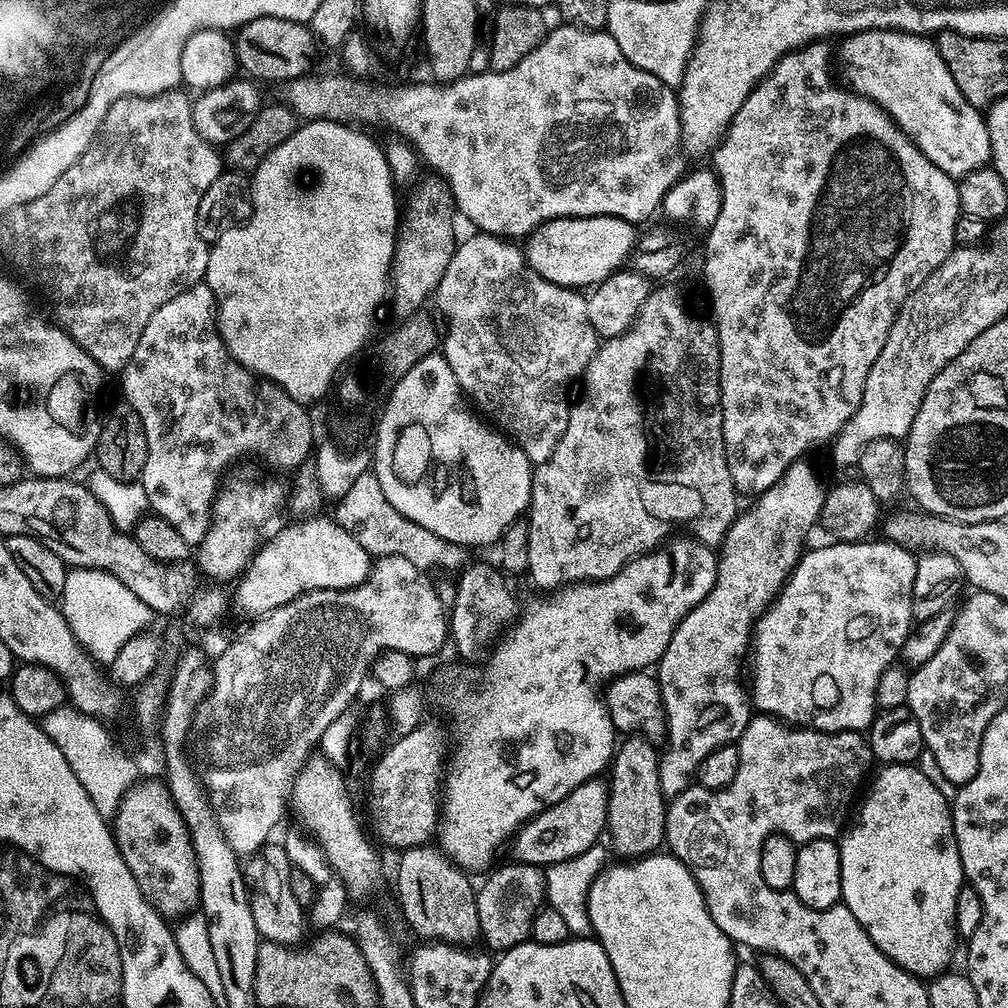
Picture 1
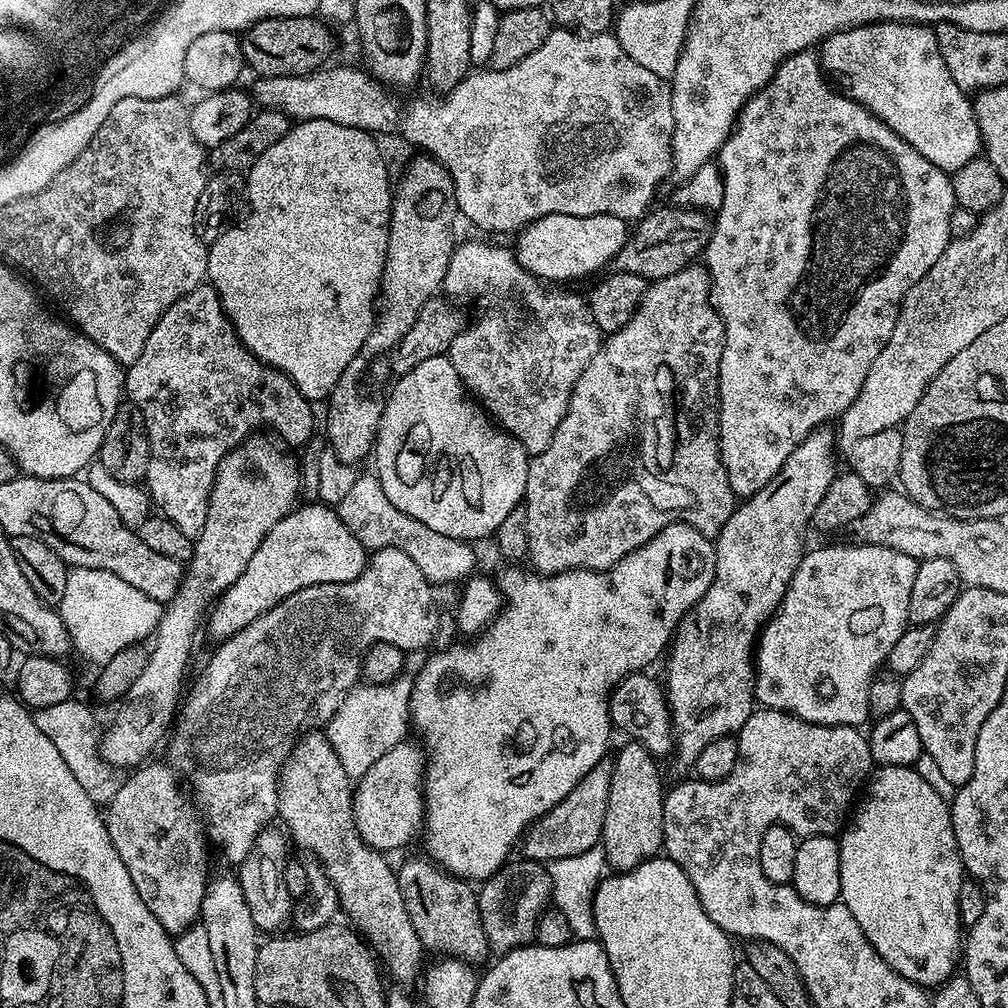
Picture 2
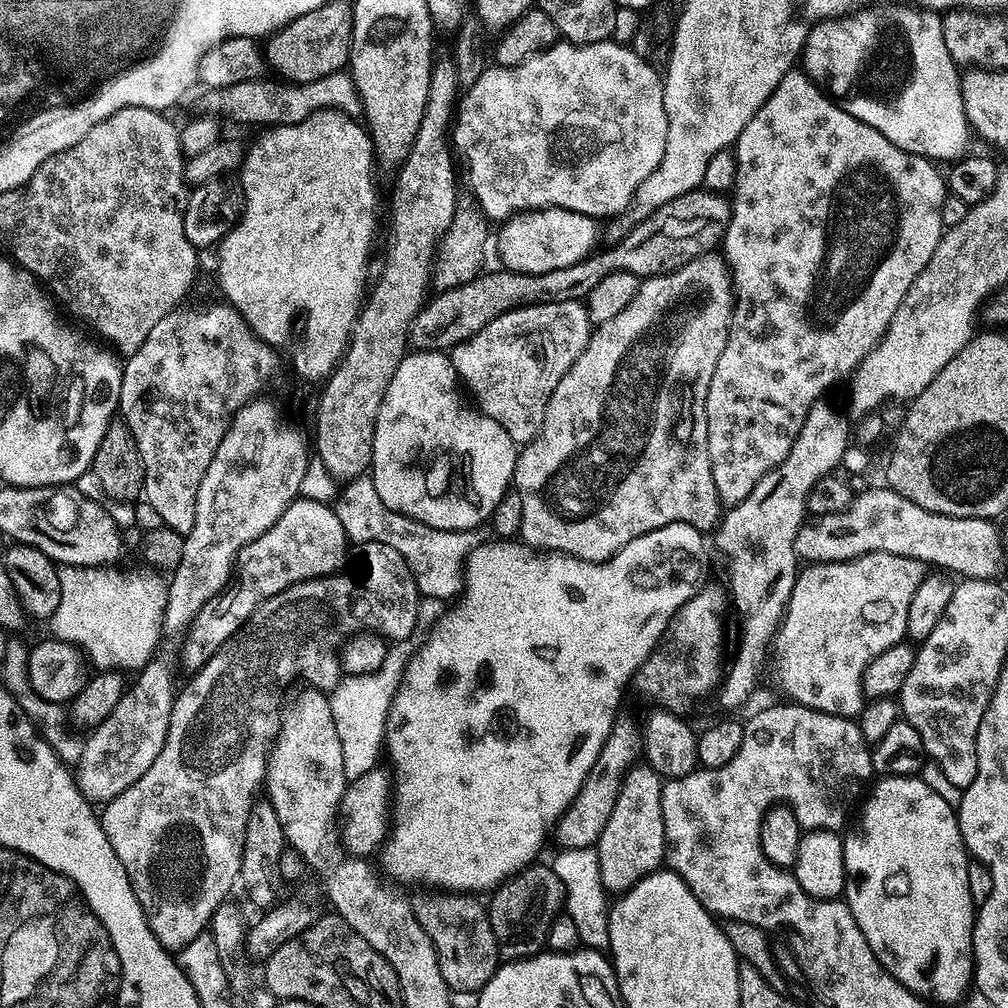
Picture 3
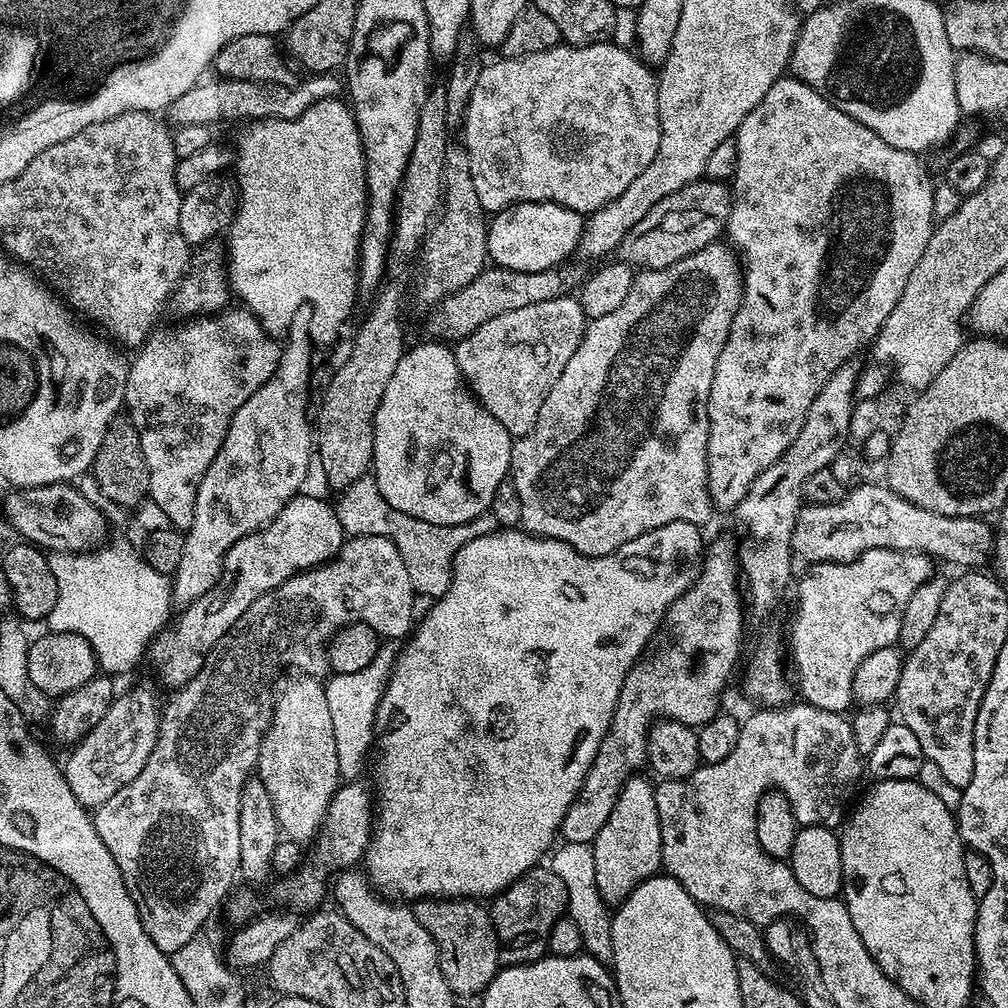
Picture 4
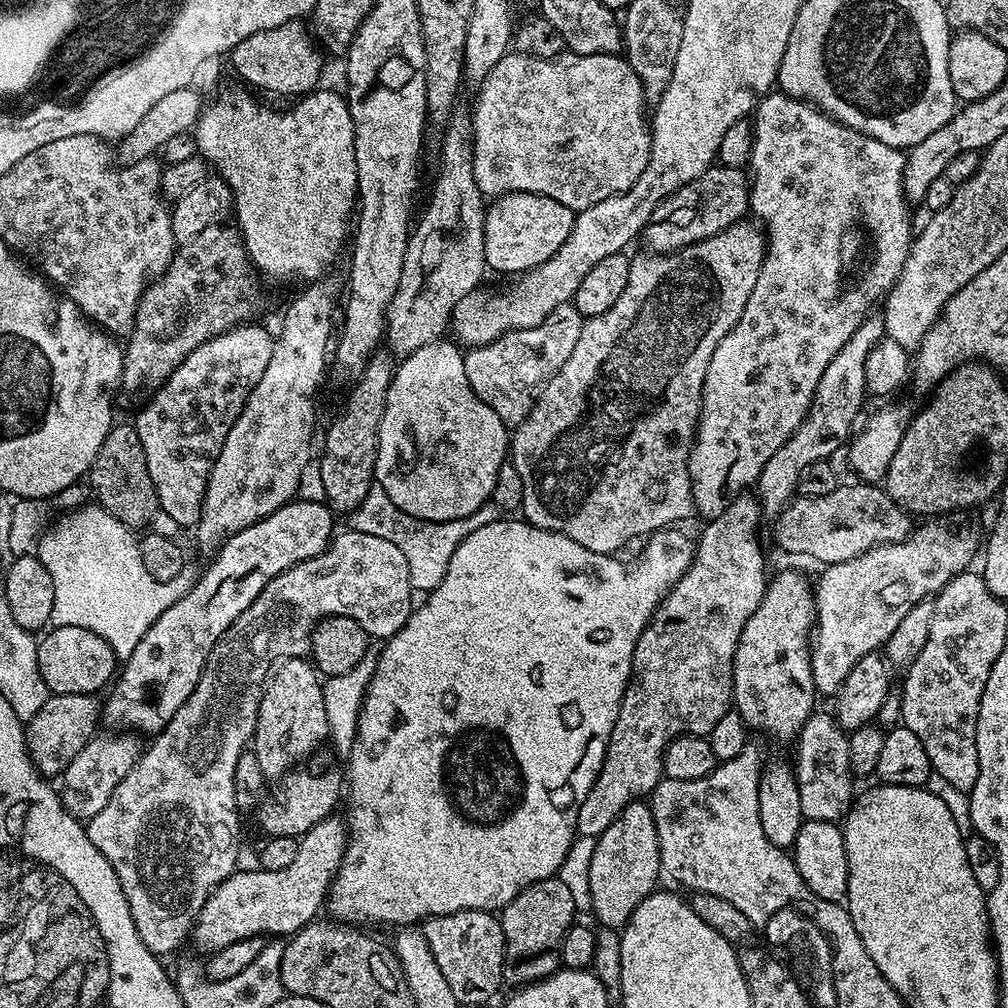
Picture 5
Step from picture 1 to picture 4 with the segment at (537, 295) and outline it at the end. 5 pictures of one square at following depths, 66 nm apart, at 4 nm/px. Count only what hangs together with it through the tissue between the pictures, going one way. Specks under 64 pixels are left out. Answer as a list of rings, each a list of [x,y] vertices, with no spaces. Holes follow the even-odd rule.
[[[572,296],[554,298],[550,302],[538,302],[534,306],[526,306],[522,310],[510,310],[498,318],[490,318],[478,330],[471,332],[465,340],[455,345],[456,361],[464,383],[468,385],[473,396],[480,405],[514,438],[525,436],[538,422],[538,410],[542,410],[542,402],[546,402],[546,394],[550,394],[550,386],[566,370],[566,362],[570,362],[570,354],[578,350],[584,337],[586,317],[579,299]]]

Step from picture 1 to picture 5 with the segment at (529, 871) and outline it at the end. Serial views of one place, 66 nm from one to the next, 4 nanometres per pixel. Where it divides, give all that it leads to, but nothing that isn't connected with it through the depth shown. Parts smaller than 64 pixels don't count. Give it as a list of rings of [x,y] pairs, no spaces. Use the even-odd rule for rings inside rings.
[[[559,875],[551,876],[545,880],[539,880],[534,882],[530,886],[526,886],[521,890],[511,902],[505,908],[499,909],[498,919],[502,926],[502,934],[504,935],[504,978],[509,985],[512,986],[523,986],[526,984],[532,984],[535,980],[544,980],[548,976],[551,976],[553,972],[557,971],[561,967],[560,963],[560,943],[562,938],[566,934],[566,930],[571,926],[572,923],[577,919],[578,913],[574,906],[574,894],[570,894],[570,889],[566,886],[566,882],[562,882]]]

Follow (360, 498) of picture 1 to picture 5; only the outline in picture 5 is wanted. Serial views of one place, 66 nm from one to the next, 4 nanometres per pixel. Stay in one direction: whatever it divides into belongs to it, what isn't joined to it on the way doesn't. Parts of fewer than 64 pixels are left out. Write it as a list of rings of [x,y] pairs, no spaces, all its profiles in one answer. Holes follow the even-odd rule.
[[[374,486],[347,517],[347,527],[354,532],[374,534],[378,538],[386,538],[386,542],[394,542],[394,546],[398,546],[398,550],[402,550],[402,554],[406,557],[406,566],[410,566],[412,587],[429,593],[442,582],[446,566],[450,566],[450,558],[454,558],[454,550],[458,550],[460,543],[470,534],[474,534],[478,526],[486,526],[497,518],[498,509],[491,502],[483,504],[481,508],[474,510],[474,514],[461,520],[434,522],[414,518],[406,514],[406,510],[398,510],[398,506],[390,502],[390,494],[386,494],[386,490]]]

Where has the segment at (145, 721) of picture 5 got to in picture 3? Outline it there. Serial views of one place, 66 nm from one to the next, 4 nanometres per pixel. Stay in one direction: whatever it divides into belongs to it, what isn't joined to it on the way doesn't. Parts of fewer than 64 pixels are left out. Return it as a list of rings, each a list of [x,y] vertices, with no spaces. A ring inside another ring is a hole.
[[[309,498],[293,500],[291,506],[282,514],[282,518],[278,518],[278,522],[274,522],[274,526],[270,526],[270,530],[266,530],[266,534],[254,538],[254,542],[250,542],[242,549],[236,559],[234,575],[228,585],[214,598],[210,598],[210,602],[206,602],[206,606],[202,606],[202,610],[198,610],[194,622],[188,628],[188,635],[182,642],[182,647],[184,647],[183,667],[185,664],[188,670],[201,668],[239,628],[244,627],[244,623],[248,621],[250,614],[254,614],[256,607],[262,602],[274,598],[274,594],[303,580],[314,580],[321,576],[339,573],[343,569],[340,567],[344,564],[344,551],[347,548],[350,548],[350,541],[348,535],[342,530],[342,522],[338,522],[335,507]]]

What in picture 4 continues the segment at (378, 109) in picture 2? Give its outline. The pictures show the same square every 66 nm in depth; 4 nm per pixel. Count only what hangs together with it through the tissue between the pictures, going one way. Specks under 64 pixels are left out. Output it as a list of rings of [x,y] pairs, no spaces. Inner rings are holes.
[[[312,74],[308,80],[297,79],[290,84],[269,84],[263,80],[230,80],[227,78],[217,79],[217,84],[204,84],[197,82],[186,94],[167,108],[166,116],[173,125],[181,124],[207,124],[215,125],[215,120],[244,120],[240,122],[251,122],[254,120],[293,120],[314,102],[330,100],[341,95],[342,80],[336,74]]]

